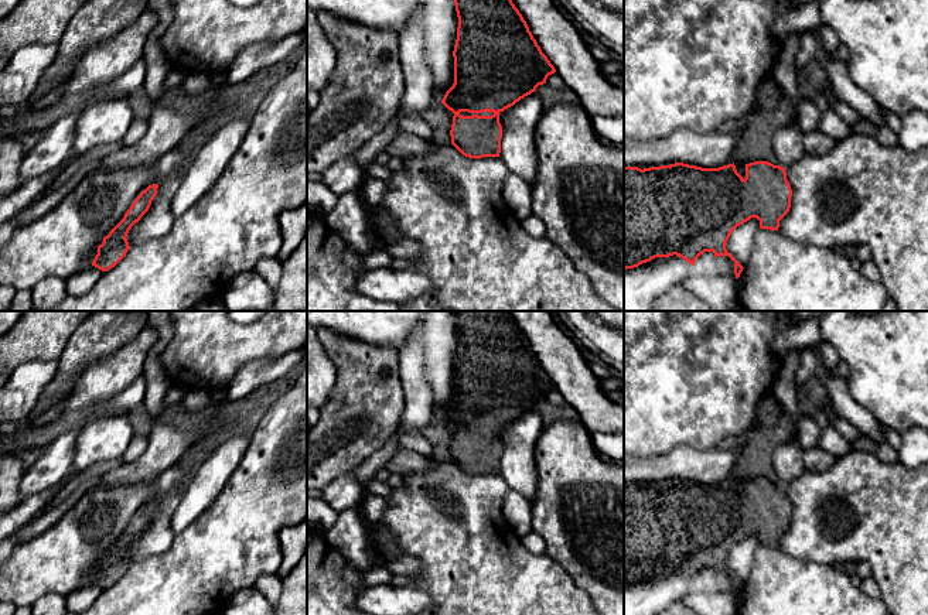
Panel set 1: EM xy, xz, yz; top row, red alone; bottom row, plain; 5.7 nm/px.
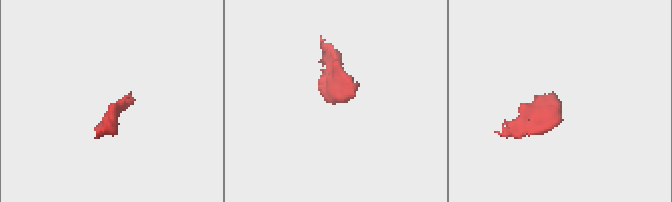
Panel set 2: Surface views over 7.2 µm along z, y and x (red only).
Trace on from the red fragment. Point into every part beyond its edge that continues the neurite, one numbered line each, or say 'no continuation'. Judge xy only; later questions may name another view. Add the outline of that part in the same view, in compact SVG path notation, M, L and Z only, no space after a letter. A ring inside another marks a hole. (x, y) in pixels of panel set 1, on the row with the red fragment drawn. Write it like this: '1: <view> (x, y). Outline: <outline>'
no continuation

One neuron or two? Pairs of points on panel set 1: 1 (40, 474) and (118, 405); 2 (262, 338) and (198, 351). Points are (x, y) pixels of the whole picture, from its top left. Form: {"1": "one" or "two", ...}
{"1": "one", "2": "one"}

